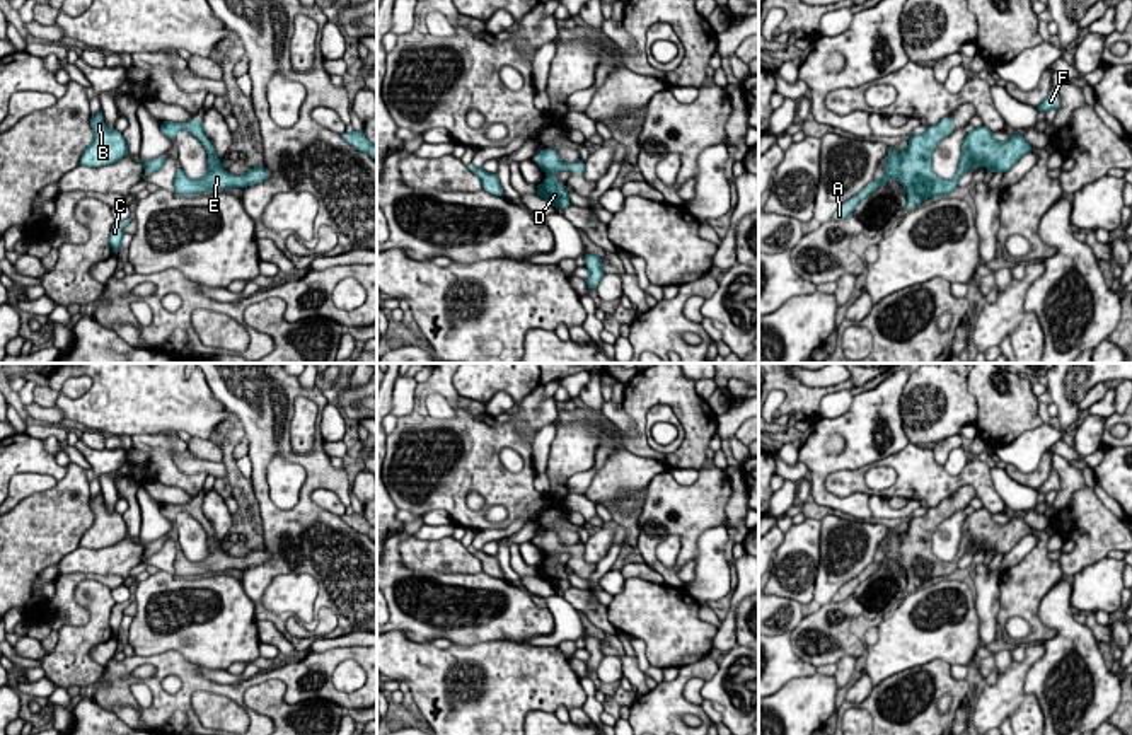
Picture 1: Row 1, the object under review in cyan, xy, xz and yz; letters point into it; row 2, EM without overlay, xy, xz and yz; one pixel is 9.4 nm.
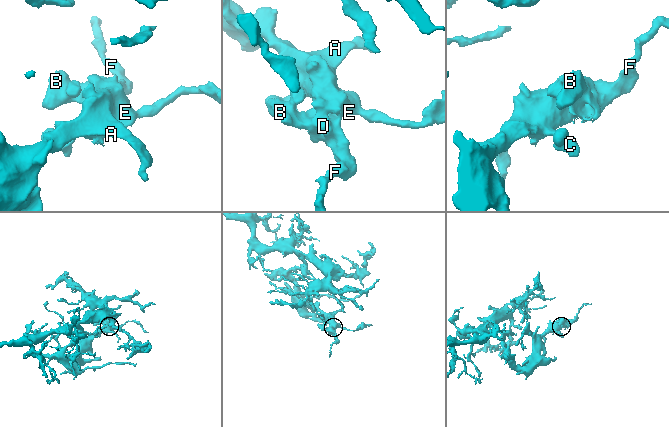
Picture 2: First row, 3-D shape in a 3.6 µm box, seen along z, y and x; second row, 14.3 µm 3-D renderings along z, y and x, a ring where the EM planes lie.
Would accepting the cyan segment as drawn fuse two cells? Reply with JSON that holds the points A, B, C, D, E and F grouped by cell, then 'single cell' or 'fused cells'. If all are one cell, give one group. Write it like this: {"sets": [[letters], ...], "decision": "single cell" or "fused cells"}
{"sets": [["A", "B", "C", "D", "E", "F"]], "decision": "single cell"}

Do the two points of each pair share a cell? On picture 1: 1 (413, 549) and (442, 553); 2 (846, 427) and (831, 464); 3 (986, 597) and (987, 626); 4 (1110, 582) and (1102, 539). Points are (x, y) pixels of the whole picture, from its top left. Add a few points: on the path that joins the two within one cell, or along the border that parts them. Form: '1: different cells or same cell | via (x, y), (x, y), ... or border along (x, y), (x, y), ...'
1: same cell | via (420, 553), (435, 553)
2: same cell | via (851, 437), (851, 451), (841, 461)
3: same cell | via (987, 604), (987, 619)
4: different cells | border along (1107, 555), (1071, 577)

